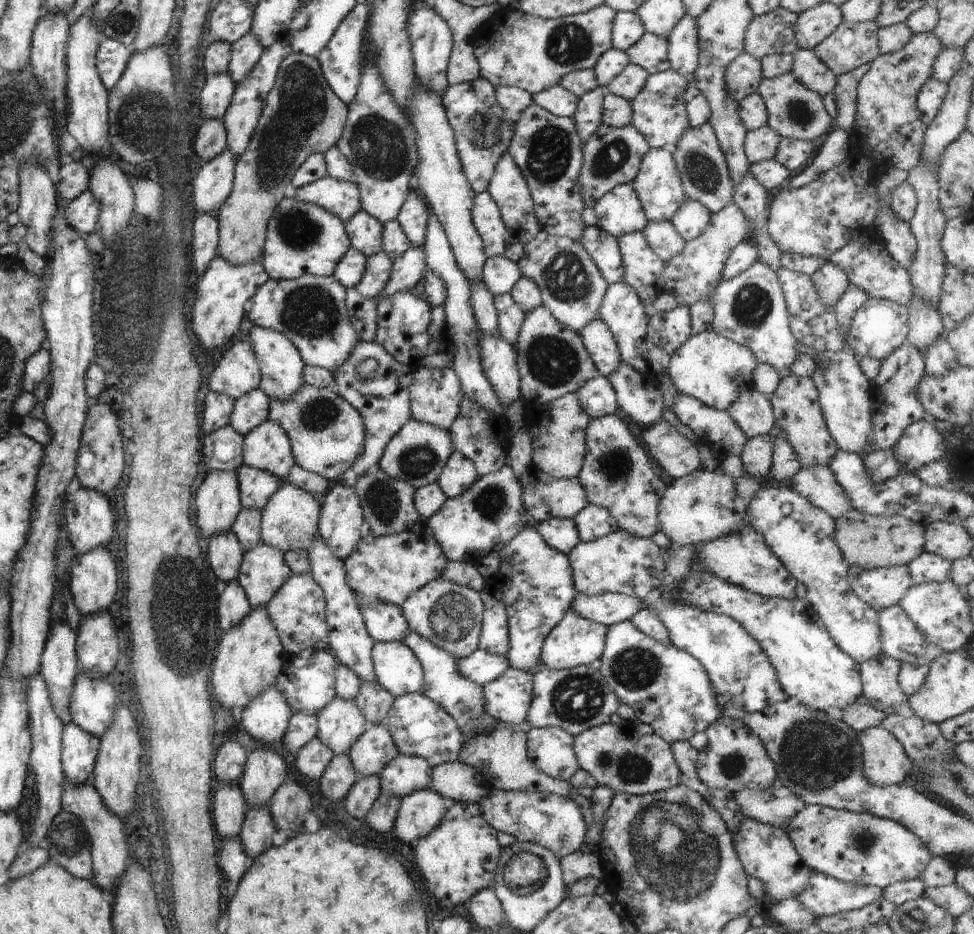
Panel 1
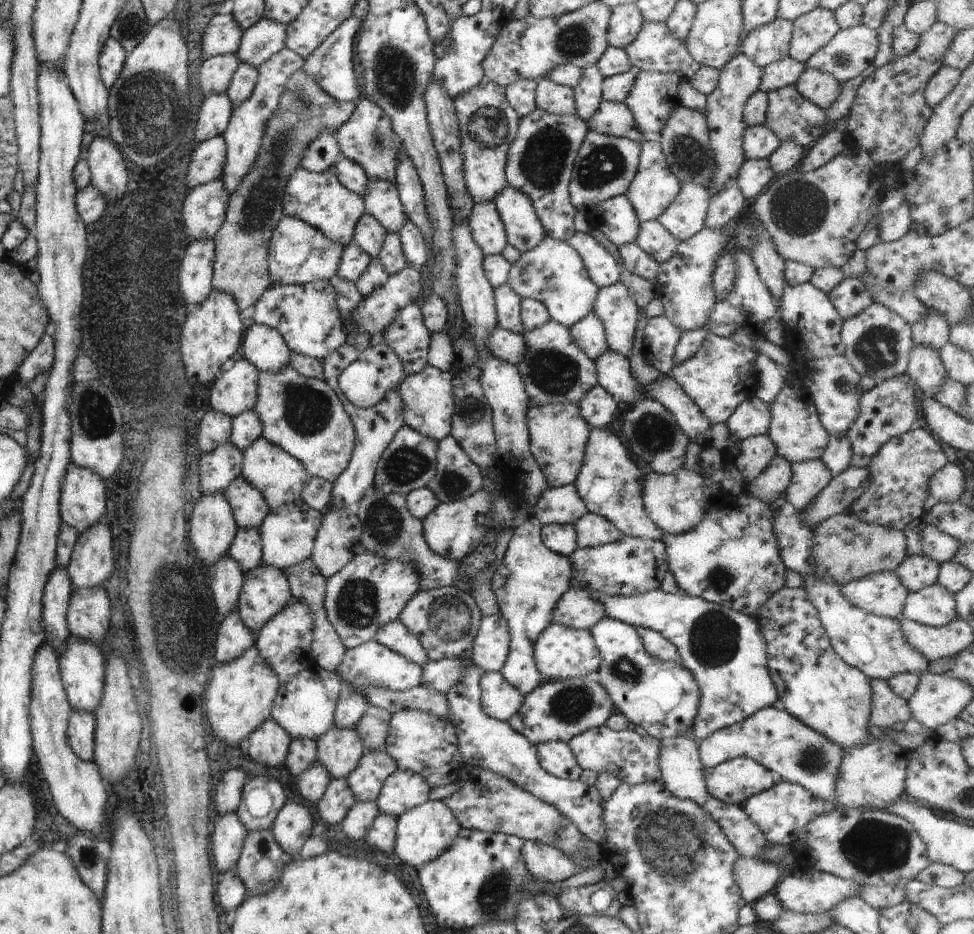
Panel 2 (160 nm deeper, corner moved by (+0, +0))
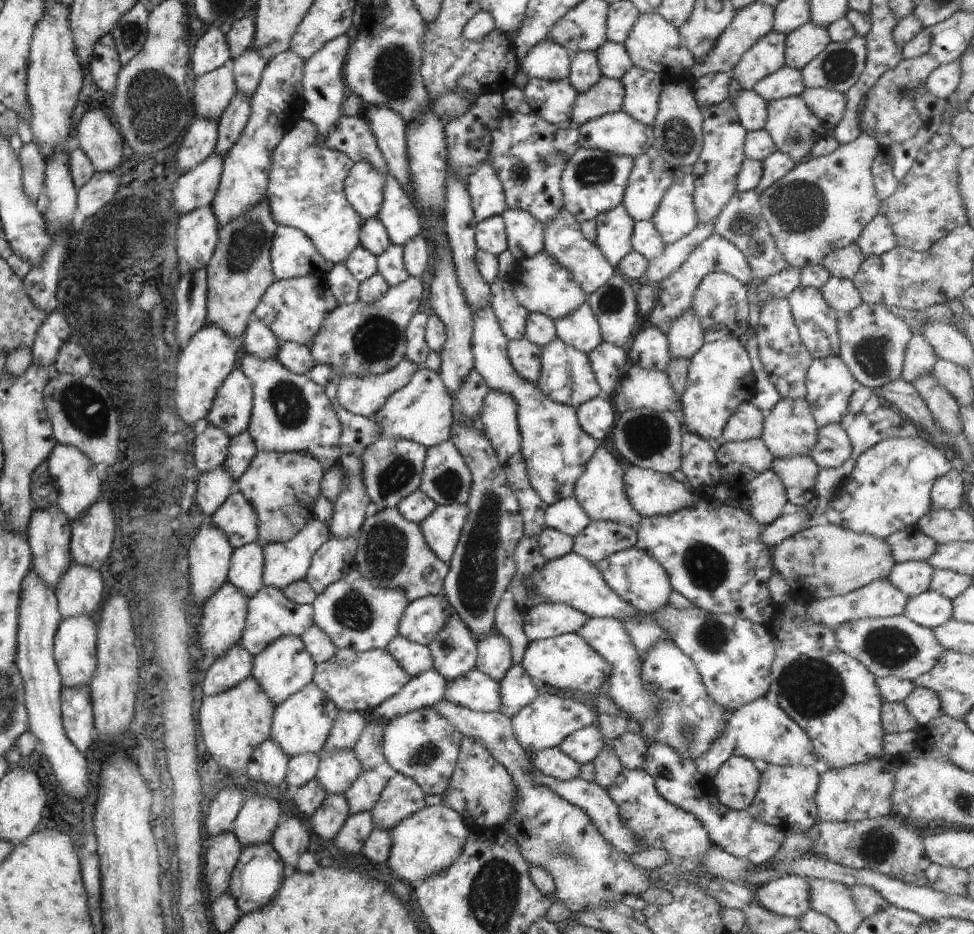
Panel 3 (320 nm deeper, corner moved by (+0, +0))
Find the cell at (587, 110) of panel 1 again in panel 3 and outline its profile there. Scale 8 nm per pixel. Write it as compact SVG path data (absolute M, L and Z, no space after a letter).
M594 52L570 54L569 76L566 80L577 94L585 94L602 76Z

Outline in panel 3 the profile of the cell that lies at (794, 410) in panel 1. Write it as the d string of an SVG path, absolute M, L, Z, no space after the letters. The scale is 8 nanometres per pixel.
M781 398L763 417L763 430L759 439L773 459L807 456L817 438L815 420L809 413L809 404L803 398Z

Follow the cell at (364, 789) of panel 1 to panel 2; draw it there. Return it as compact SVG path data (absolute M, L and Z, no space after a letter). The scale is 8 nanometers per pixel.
M375 801L356 802L340 822L341 830L349 840L361 840L378 814Z

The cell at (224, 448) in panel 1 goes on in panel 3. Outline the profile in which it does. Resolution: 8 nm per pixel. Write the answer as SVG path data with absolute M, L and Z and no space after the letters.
M224 464L209 472L198 474L196 481L196 502L204 516L210 517L231 493L234 481L225 472Z

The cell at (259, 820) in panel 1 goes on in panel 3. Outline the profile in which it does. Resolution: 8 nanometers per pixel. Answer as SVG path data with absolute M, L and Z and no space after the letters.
M269 842L251 844L242 848L237 863L230 874L227 891L238 904L240 912L251 912L251 910L263 908L265 904L269 904L275 898L275 894L281 886L283 868L284 866L277 857L277 852L271 848Z

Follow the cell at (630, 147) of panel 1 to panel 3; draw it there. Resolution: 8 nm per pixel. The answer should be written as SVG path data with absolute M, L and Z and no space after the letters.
M577 147L569 153L569 158L560 175L563 209L567 210L575 221L581 223L585 220L593 220L599 214L619 206L634 158L618 156L597 148Z

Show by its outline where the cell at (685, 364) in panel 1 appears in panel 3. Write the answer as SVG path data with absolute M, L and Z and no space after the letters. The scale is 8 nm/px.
M727 337L704 343L689 359L686 370L685 387L681 394L682 427L689 428L699 439L720 440L725 422L735 412L739 404L750 403L755 396L755 380L751 371L749 356L742 346L742 339Z

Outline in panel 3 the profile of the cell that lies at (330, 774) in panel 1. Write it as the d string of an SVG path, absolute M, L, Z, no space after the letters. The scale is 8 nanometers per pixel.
M326 794L319 808L309 816L311 832L321 840L331 840L349 816L347 800L342 794Z

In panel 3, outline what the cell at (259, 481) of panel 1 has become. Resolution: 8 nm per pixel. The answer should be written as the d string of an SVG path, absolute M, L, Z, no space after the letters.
M231 492L210 518L211 524L227 536L233 549L257 540L257 514L239 492Z

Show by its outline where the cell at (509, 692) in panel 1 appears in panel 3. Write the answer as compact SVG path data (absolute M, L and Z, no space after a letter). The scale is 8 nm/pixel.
M476 668L457 676L449 682L445 679L442 700L451 702L453 706L461 706L467 710L491 713L501 712L499 704L499 681L492 680Z

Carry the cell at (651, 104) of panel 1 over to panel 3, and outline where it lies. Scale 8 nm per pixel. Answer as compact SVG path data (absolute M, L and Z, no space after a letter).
M632 66L619 82L623 84L624 91L621 111L636 122L652 127L657 116L657 100L663 78L653 72Z

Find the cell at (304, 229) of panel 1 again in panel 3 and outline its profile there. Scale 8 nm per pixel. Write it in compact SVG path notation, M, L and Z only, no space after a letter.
M279 225L270 246L270 268L275 281L315 276L324 278L334 264L325 260L303 232Z

